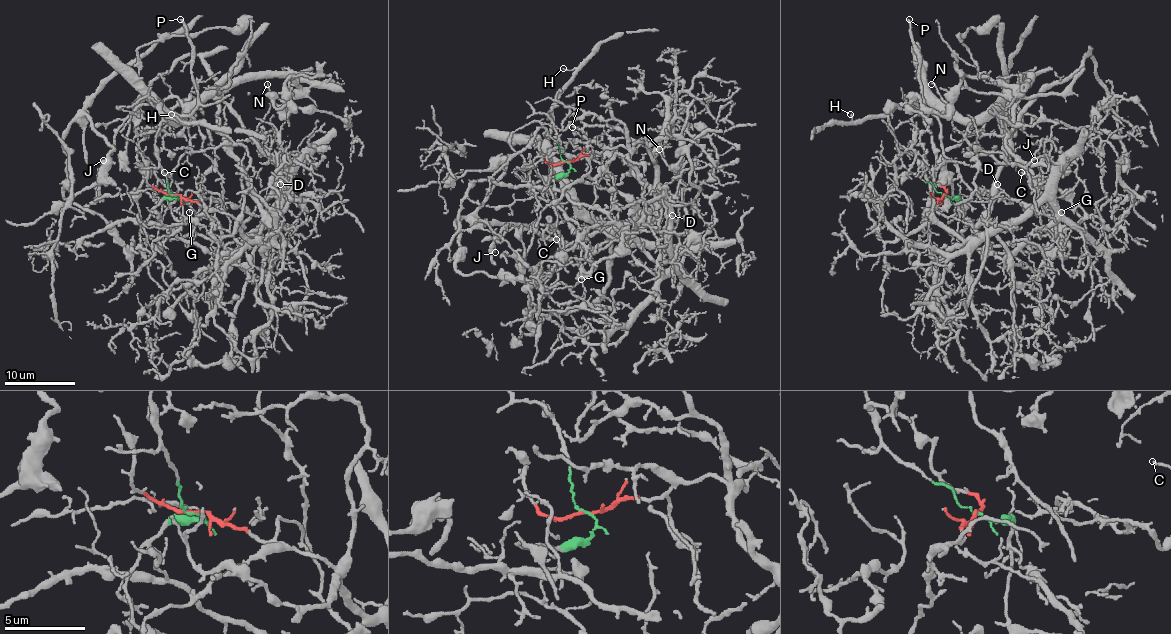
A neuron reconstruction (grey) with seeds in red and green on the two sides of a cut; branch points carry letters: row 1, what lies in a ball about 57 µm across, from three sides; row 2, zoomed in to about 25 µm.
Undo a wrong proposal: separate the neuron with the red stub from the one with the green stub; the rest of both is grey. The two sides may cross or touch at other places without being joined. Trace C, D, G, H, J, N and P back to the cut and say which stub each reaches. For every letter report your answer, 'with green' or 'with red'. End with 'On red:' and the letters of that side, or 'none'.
C: with green
D: with red
G: with red
H: with green
J: with green
N: with green
P: with green
On red: D, G

